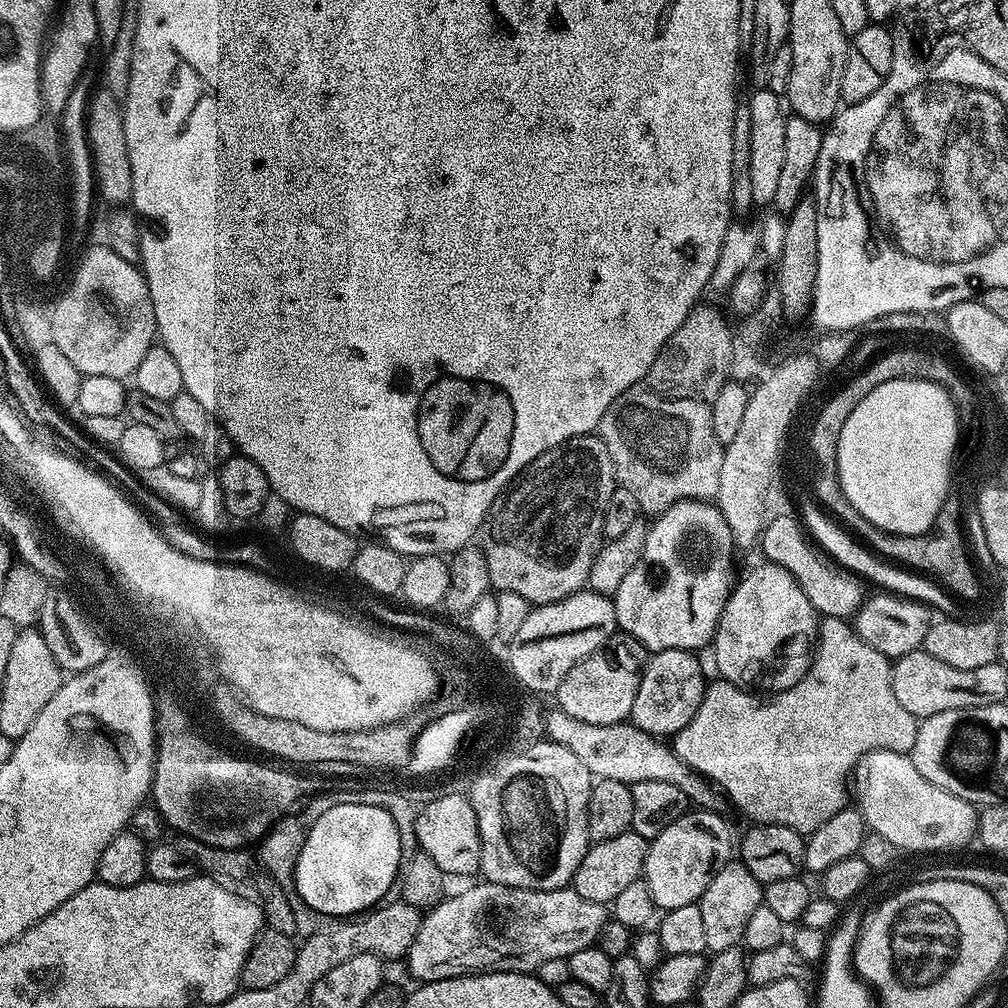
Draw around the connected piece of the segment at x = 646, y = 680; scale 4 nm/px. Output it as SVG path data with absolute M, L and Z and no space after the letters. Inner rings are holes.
M663 648L660 652L652 652L649 655L648 662L644 666L644 672L640 675L640 685L638 694L634 698L632 707L631 723L648 732L657 738L672 738L677 732L683 730L694 718L698 706L704 697L706 679L704 680L704 668L700 665L700 660L695 651L687 648Z

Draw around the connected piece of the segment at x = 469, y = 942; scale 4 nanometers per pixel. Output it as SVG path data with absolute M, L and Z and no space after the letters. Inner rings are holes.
M479 882L465 890L461 896L449 895L439 901L432 913L420 921L420 929L410 946L406 963L416 982L445 980L451 976L466 976L481 972L535 973L542 962L578 954L578 950L593 947L600 939L600 932L610 920L607 907L598 902L586 902L572 887L558 890L522 890L505 884Z

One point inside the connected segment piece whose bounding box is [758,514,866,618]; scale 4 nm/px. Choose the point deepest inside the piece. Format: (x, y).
(833, 591)

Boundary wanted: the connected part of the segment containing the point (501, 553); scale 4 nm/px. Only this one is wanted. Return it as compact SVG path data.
M599 435L575 436L533 460L523 473L501 492L484 515L478 543L486 554L490 585L497 593L520 594L532 606L558 602L587 585L590 566L605 543L604 515L610 494L618 487L610 454Z

